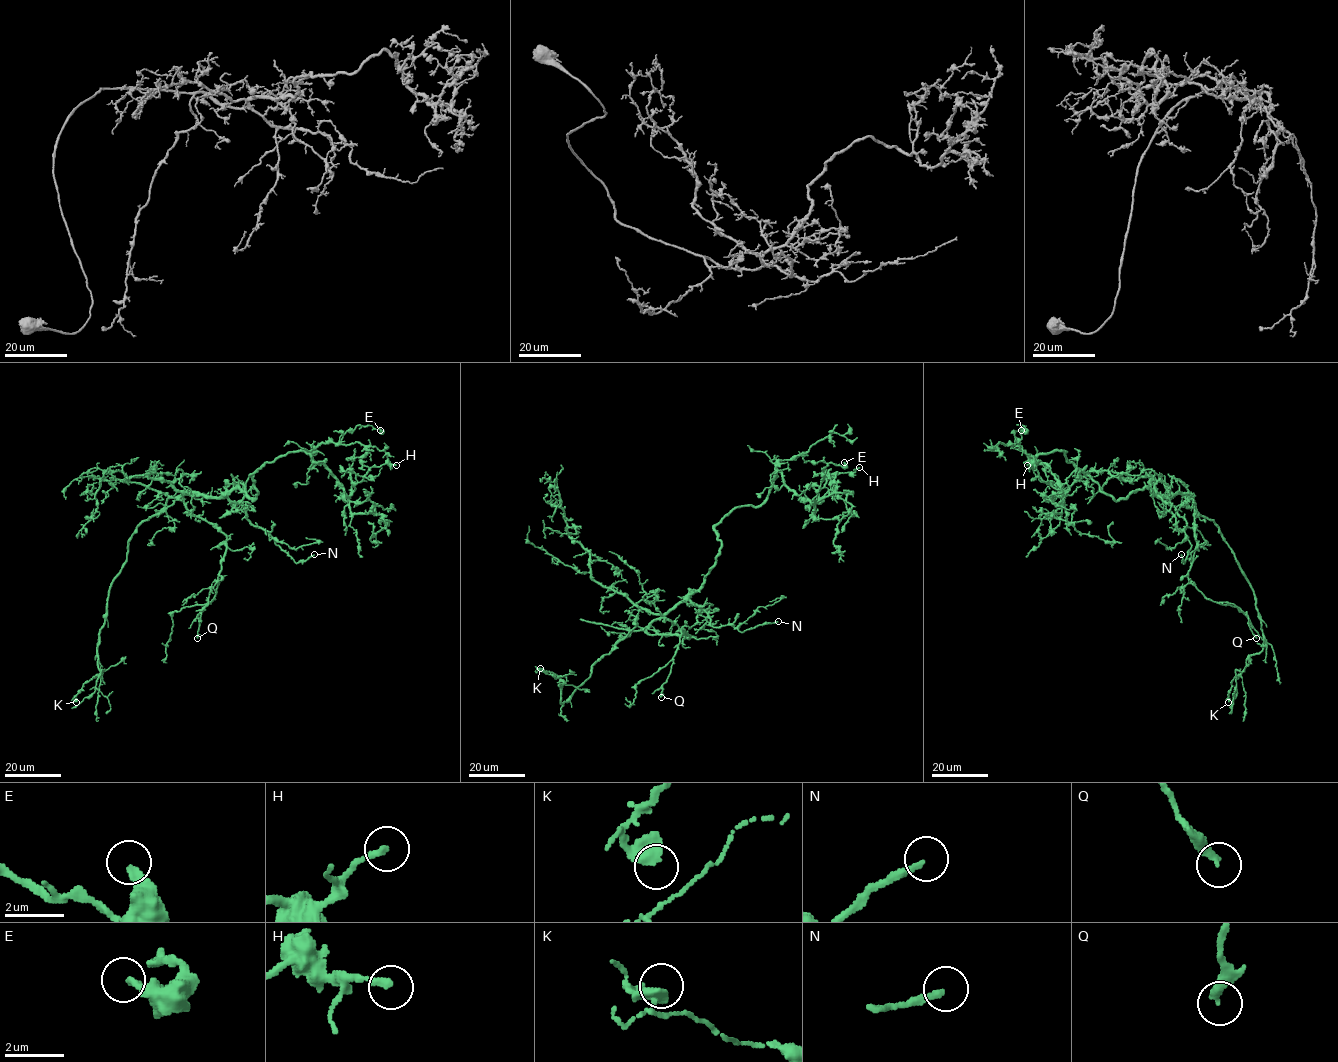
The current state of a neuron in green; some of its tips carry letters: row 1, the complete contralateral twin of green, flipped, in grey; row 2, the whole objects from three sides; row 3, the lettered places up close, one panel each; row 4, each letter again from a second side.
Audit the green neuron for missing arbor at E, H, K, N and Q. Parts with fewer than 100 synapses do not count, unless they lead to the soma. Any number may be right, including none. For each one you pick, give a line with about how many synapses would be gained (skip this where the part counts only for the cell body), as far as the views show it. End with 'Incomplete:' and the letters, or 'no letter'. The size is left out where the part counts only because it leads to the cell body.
Incomplete: no letter

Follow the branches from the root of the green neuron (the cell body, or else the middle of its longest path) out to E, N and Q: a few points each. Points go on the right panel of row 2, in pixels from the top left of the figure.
E: (1137, 489), (1115, 500), (1067, 461), (1066, 452), (1031, 460), (1015, 443), (1021, 430)
N: (1137, 489), (1148, 488), (1169, 502), (1185, 520), (1184, 532), (1191, 547), (1183, 563), (1181, 554)
Q: (1137, 489), (1148, 488), (1159, 497), (1190, 496), (1196, 549), (1188, 579), (1207, 598), (1237, 606), (1256, 638)

